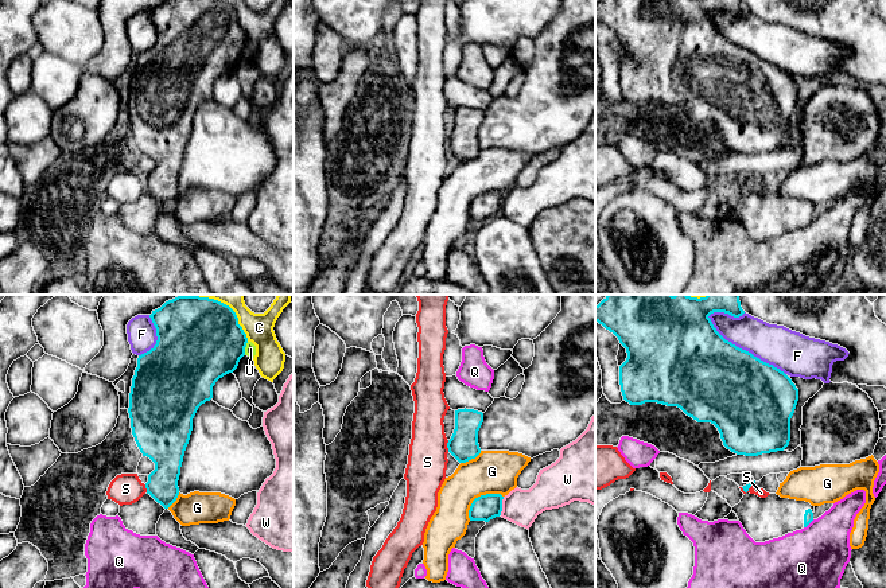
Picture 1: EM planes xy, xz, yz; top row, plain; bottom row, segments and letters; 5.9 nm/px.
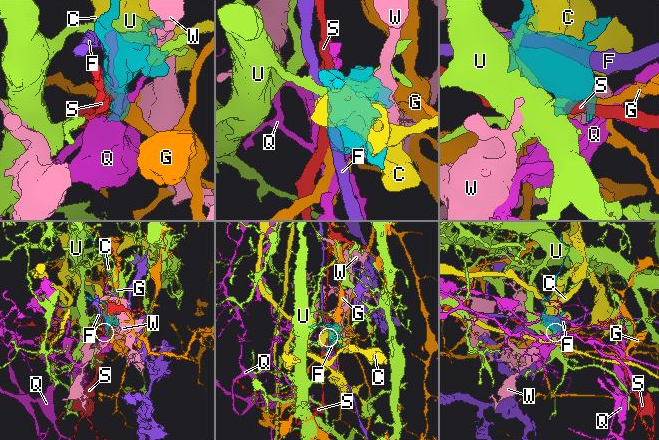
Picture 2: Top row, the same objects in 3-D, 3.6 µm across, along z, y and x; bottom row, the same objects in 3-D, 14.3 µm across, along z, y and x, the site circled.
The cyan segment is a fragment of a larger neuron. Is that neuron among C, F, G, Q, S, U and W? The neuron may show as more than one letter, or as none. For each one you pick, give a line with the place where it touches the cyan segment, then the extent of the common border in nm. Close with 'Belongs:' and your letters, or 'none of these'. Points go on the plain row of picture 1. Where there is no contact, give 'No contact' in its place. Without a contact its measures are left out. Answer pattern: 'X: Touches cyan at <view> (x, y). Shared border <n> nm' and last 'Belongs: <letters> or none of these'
Belongs: none of these

